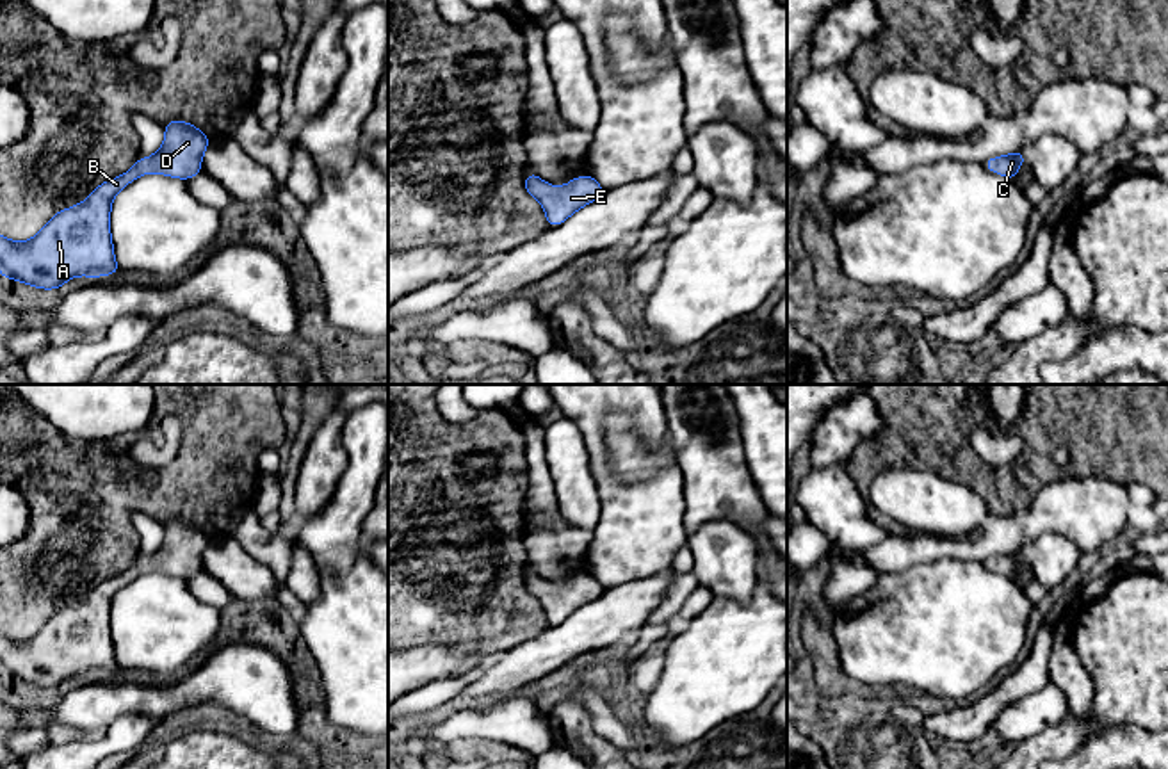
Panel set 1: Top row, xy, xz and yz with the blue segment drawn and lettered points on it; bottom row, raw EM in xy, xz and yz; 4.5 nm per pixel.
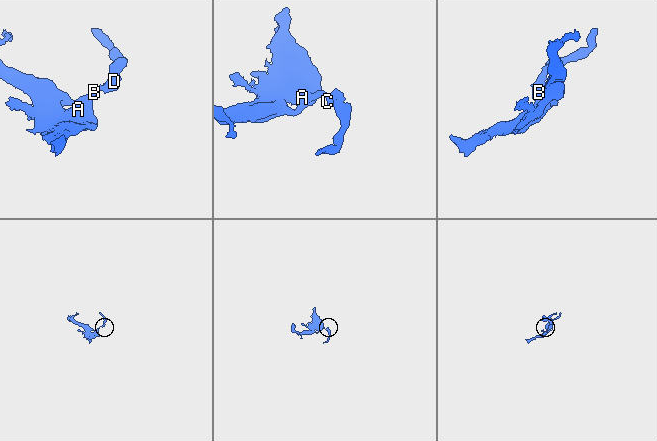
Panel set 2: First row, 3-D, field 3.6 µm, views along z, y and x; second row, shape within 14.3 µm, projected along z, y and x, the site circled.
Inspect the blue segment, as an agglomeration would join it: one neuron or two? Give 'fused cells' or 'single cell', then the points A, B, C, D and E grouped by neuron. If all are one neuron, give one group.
single cell | A B C D E

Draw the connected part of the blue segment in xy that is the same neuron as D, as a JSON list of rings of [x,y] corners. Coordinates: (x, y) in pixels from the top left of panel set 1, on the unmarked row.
[[[180,518],[166,522],[164,527],[164,543],[155,554],[139,555],[132,568],[98,584],[85,600],[55,612],[32,639],[14,641],[0,635],[0,673],[46,689],[59,687],[80,673],[118,673],[121,668],[110,639],[114,595],[144,571],[182,579],[201,571],[208,536]]]

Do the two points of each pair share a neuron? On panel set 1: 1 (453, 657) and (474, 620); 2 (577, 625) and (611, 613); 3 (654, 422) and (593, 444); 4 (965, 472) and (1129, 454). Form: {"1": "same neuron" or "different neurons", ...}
{"1": "different neurons", "2": "same neuron", "3": "same neuron", "4": "same neuron"}

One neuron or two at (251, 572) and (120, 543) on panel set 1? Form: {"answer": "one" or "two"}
{"answer": "two"}

